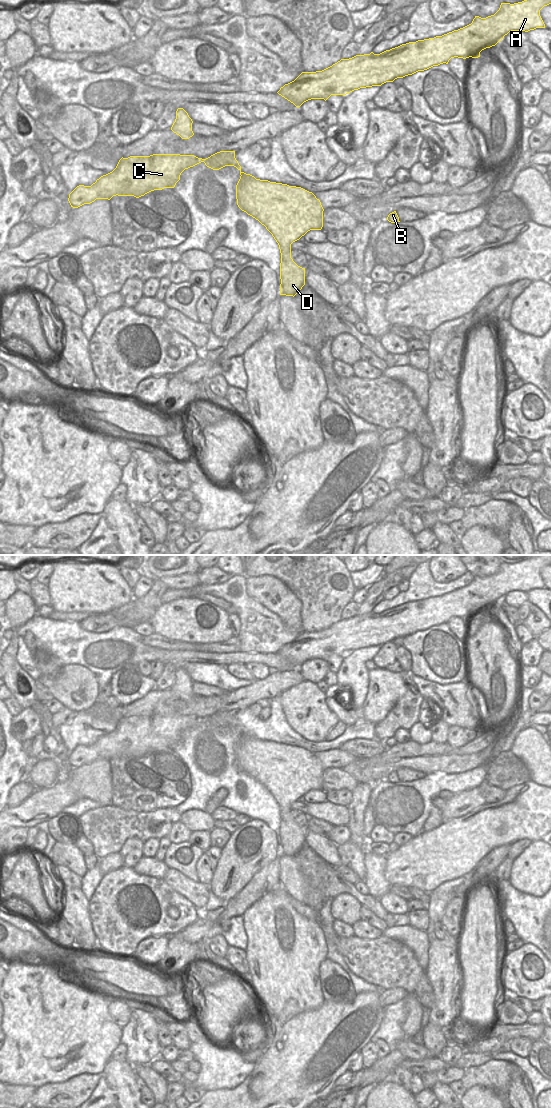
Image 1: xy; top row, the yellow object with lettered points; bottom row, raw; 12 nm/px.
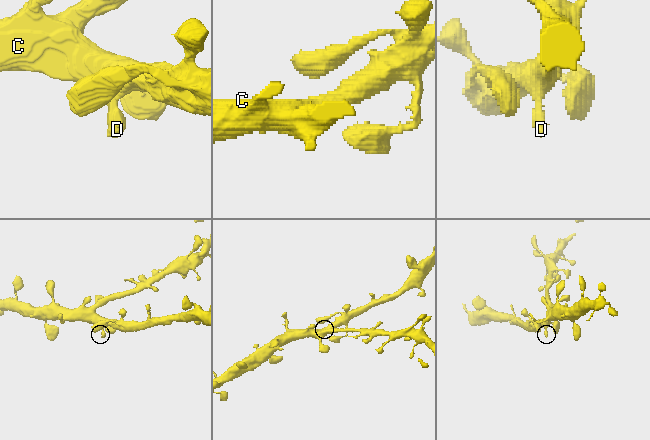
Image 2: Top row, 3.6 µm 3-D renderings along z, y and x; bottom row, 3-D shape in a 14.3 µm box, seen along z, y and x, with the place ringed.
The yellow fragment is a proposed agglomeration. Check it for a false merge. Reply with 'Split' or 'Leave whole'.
Leave whole

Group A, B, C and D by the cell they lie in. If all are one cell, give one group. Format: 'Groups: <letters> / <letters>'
Groups: A B C D

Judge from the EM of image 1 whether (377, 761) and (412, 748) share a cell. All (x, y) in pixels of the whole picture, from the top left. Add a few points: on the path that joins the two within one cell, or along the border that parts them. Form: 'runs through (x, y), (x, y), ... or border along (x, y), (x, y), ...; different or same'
border along (382, 753), (400, 757), (416, 756); different

